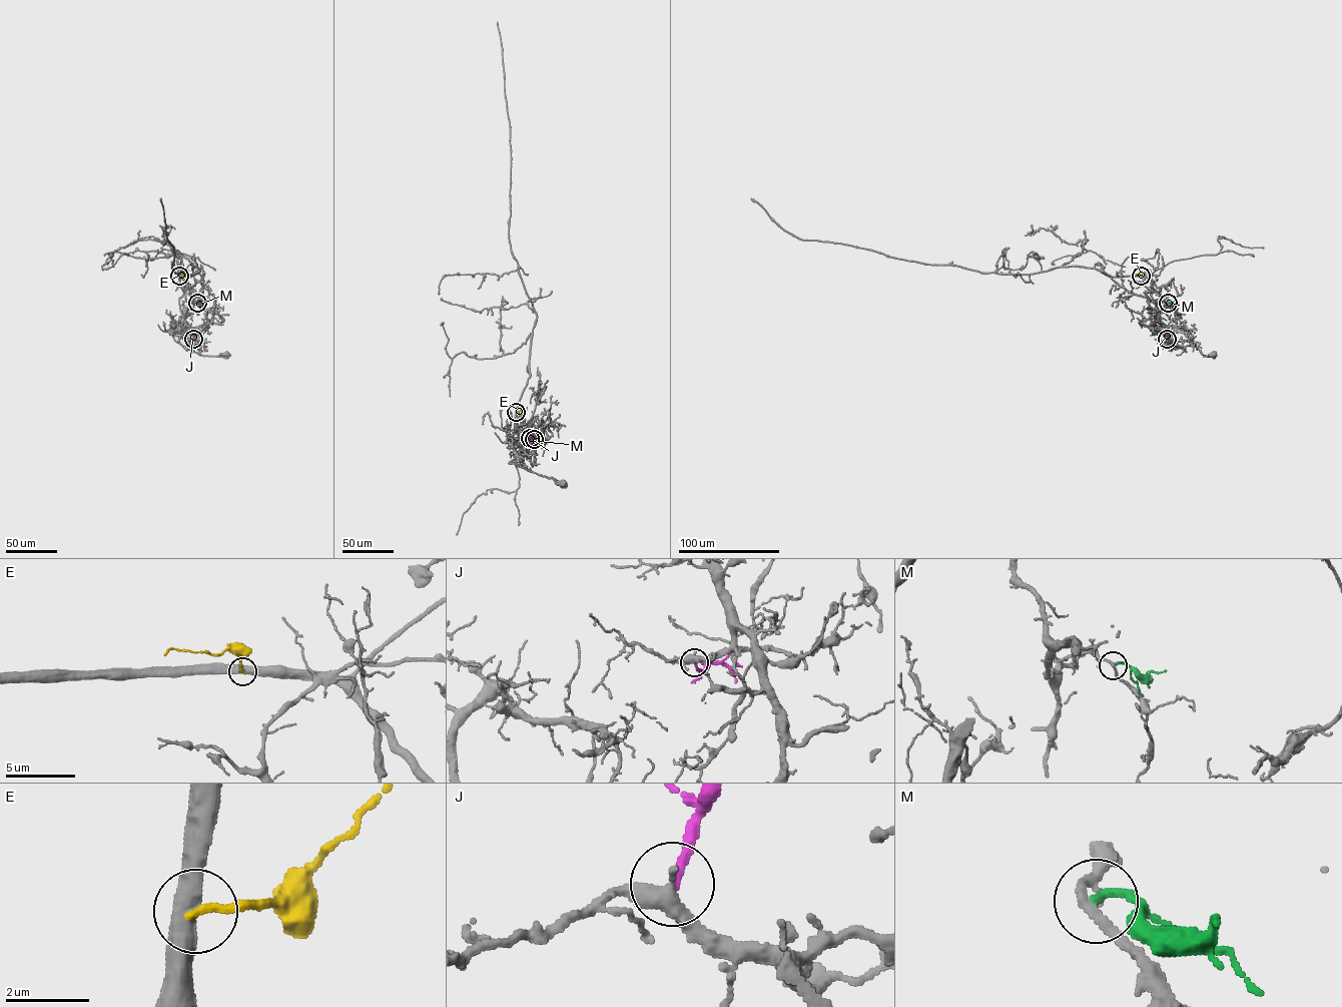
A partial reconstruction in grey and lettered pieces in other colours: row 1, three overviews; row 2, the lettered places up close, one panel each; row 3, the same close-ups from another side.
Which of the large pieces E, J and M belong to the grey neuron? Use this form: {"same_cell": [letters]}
{"same_cell": ["J"]}

